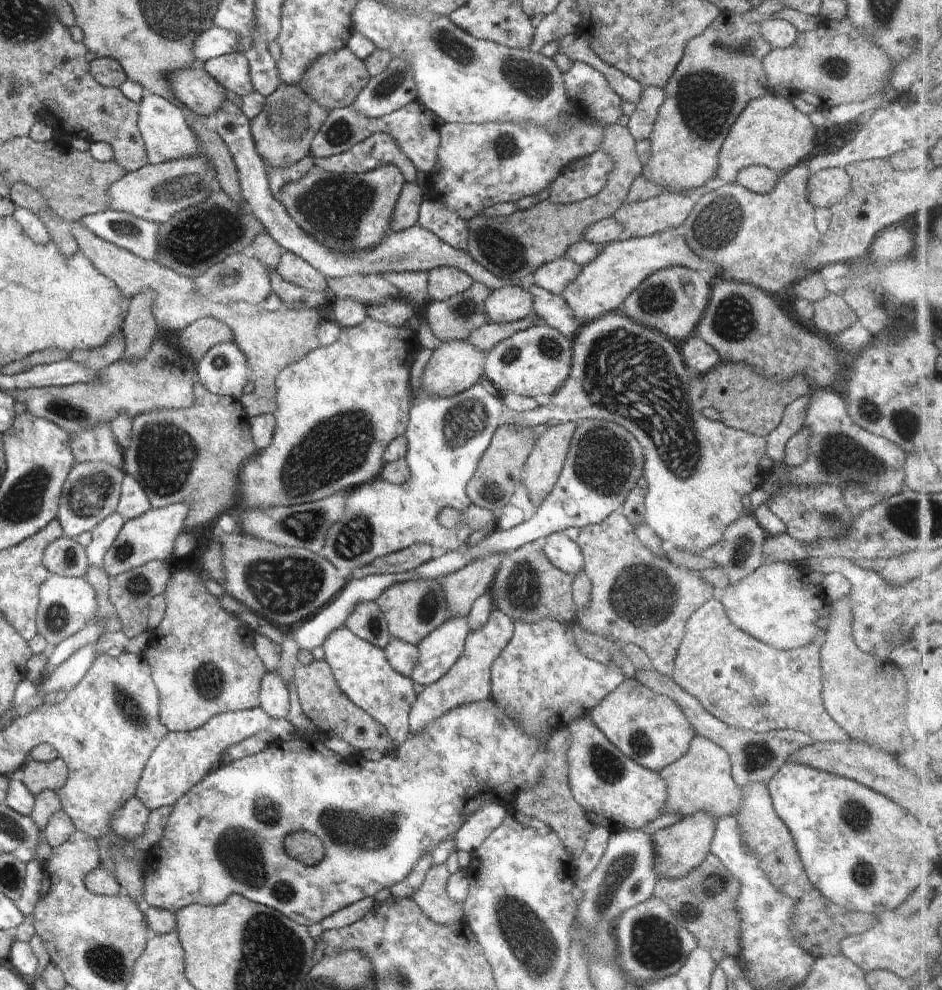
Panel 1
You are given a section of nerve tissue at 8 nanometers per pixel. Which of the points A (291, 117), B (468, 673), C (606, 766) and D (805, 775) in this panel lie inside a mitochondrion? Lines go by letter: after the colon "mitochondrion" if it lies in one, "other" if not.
A: mitochondrion
B: other
C: mitochondrion
D: other

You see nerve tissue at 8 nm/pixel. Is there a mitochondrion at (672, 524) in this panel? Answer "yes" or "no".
no

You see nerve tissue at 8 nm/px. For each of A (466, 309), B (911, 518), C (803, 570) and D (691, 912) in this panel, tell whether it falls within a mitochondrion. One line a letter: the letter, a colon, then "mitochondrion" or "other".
A: mitochondrion
B: mitochondrion
C: other
D: mitochondrion

